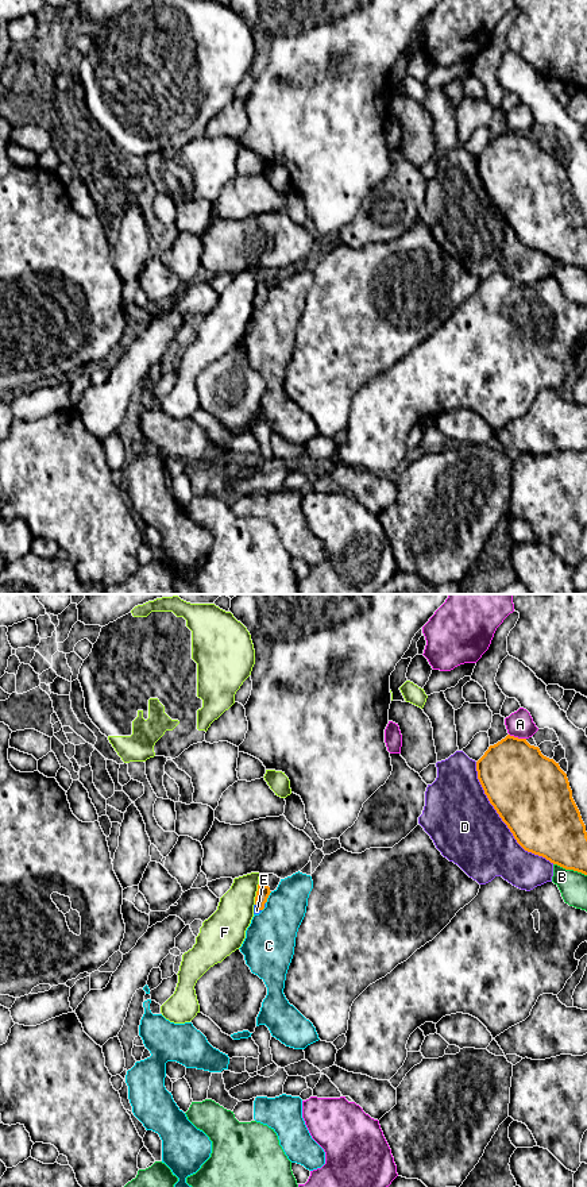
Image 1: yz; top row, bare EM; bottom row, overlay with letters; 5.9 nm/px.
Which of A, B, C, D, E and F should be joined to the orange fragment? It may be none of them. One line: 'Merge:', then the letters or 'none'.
Merge: E

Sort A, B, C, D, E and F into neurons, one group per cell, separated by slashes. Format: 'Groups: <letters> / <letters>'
Groups: A / B / C / D / E / F

